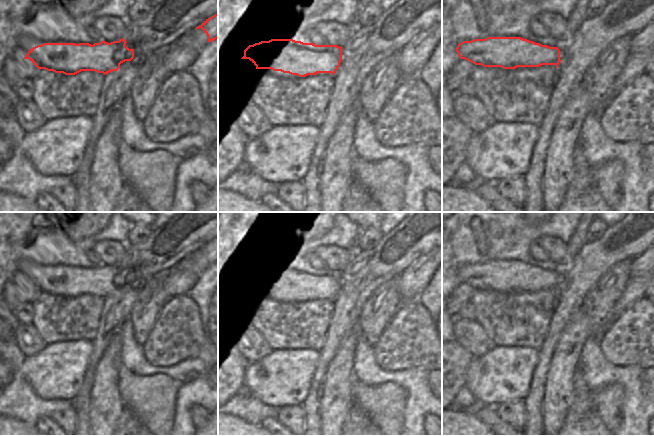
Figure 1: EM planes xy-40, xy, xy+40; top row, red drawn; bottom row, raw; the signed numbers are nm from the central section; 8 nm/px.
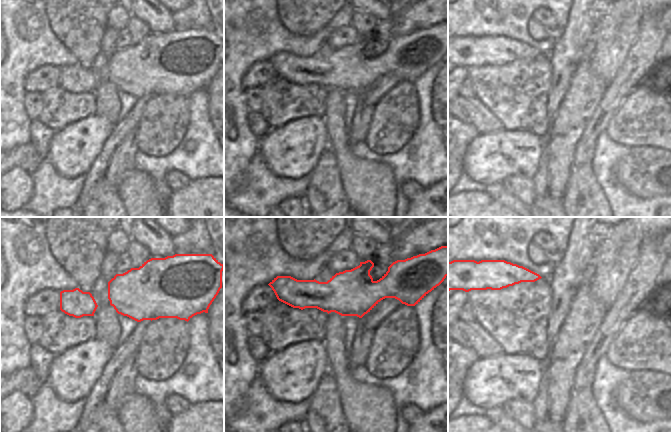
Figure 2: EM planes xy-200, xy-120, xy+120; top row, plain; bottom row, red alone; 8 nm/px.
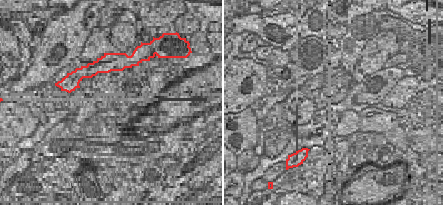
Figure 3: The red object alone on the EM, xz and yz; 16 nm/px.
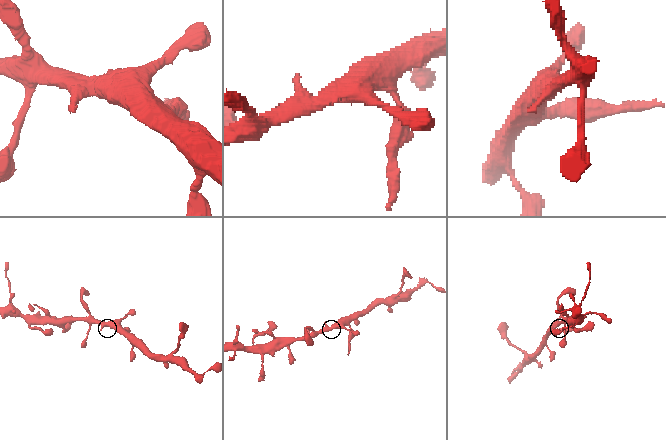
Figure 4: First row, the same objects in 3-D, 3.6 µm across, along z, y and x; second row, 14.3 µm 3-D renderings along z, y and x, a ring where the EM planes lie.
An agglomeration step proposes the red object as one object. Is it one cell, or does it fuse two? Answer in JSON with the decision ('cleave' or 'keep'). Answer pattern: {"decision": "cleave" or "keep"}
{"decision": "keep"}

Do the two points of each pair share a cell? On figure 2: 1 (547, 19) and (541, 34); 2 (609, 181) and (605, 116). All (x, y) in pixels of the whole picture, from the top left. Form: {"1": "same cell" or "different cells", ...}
{"1": "different cells", "2": "different cells"}

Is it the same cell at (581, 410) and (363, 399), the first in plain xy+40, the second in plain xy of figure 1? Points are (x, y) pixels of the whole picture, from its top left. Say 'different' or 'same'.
different

